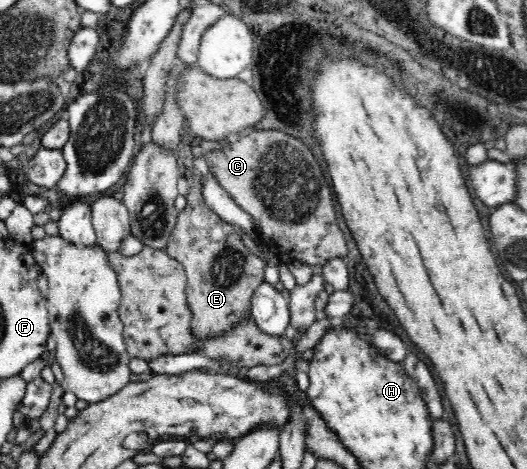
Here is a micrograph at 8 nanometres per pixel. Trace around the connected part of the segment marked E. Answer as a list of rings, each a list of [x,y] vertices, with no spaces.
[[[196,174],[194,176],[195,184],[185,196],[187,205],[177,215],[165,252],[183,267],[186,274],[186,301],[193,315],[190,320],[190,331],[193,332],[196,342],[206,342],[210,339],[222,338],[224,333],[232,331],[234,327],[250,319],[251,297],[258,286],[264,283],[265,265],[258,256],[250,253],[248,248],[240,242],[240,236],[233,230],[234,225],[222,221],[204,204],[199,186],[201,176],[196,176]]]

